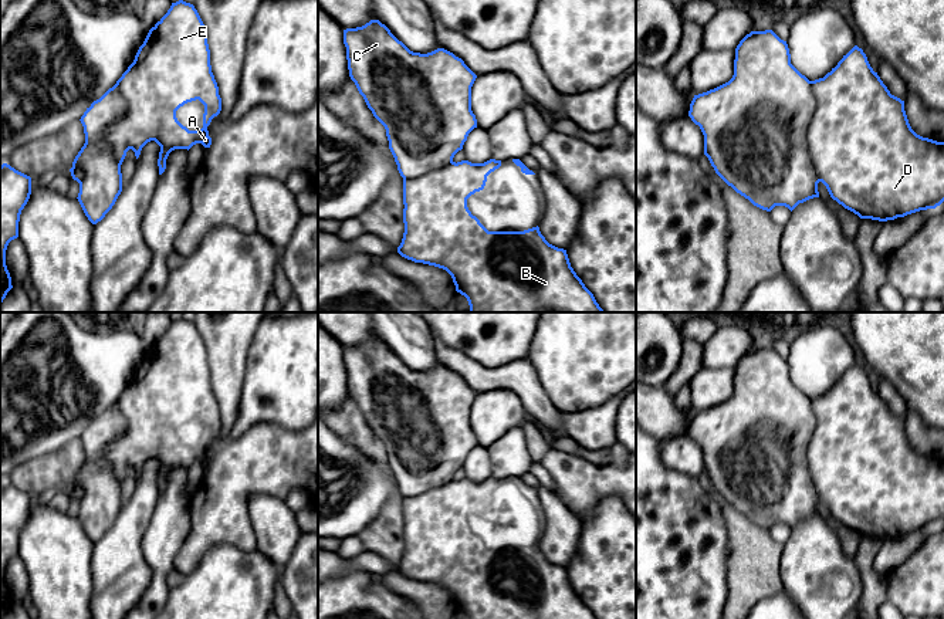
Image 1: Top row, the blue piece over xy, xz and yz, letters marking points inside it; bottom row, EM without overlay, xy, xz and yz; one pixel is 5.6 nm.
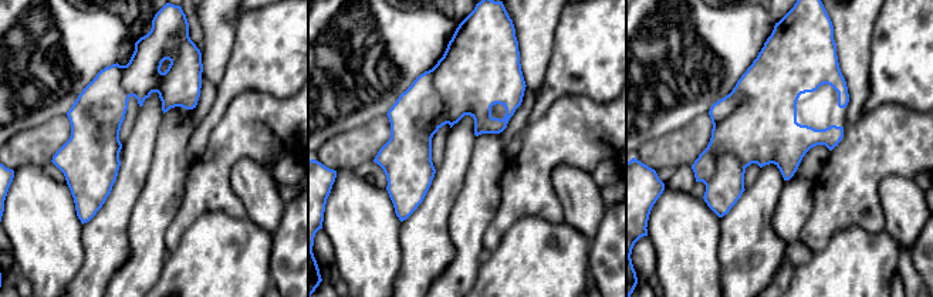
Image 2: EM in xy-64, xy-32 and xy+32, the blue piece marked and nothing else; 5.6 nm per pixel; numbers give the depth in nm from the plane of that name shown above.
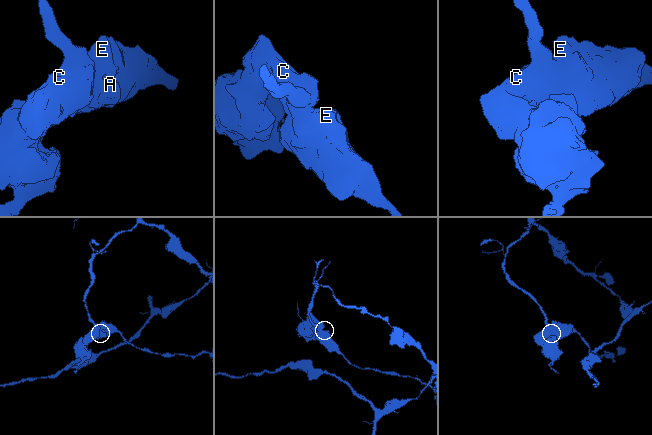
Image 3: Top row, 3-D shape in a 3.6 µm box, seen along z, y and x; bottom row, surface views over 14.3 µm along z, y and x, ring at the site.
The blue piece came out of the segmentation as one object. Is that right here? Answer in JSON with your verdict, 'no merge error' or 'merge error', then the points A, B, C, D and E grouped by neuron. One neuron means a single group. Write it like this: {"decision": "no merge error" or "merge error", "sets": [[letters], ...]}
{"decision": "merge error", "sets": [["A", "B", "D", "E"], ["C"]]}

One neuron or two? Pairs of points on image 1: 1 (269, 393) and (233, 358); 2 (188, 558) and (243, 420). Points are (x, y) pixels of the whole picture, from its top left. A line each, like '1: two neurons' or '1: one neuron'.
1: two neurons
2: two neurons

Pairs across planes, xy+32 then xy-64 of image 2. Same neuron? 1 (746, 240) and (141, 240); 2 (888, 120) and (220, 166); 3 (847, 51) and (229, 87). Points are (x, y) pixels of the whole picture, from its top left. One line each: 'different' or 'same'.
1: different
2: same
3: different

